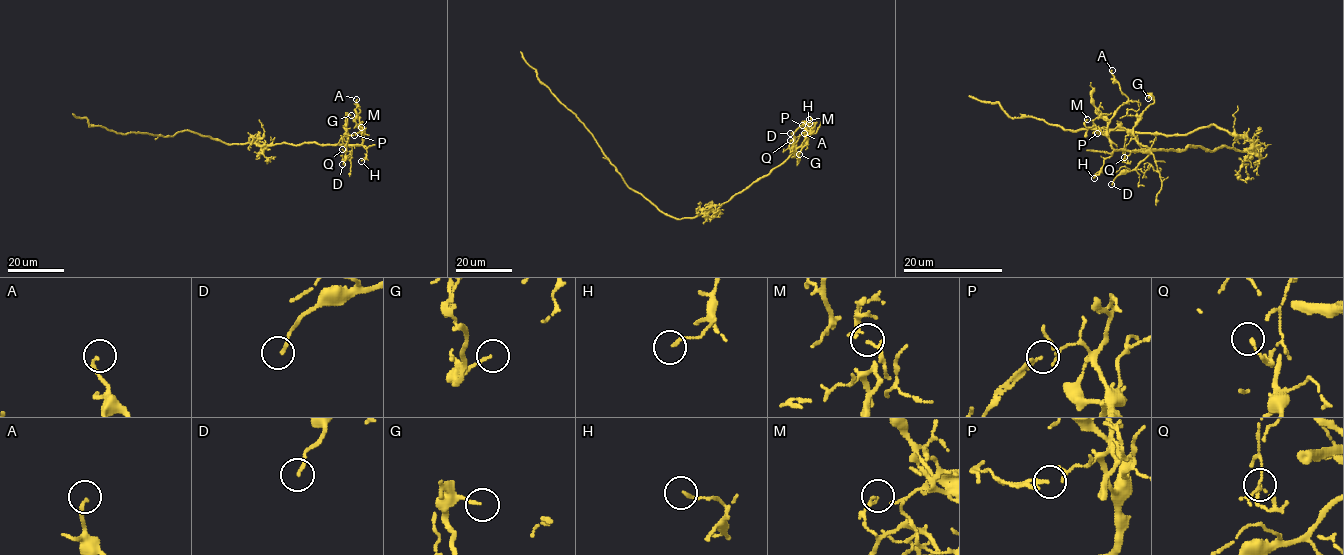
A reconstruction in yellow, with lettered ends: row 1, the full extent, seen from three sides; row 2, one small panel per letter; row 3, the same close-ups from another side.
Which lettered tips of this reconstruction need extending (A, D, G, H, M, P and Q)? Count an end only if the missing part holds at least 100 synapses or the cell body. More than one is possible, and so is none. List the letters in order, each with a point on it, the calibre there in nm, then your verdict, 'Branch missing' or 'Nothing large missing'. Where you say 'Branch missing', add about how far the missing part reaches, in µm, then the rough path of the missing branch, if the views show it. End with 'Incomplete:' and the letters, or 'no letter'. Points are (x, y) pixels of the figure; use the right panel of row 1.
A: Place: (1112, 70). Thickness 130 nm. Nothing large missing
D: Place: (1111, 184). Thickness 130 nm. Nothing large missing
G: Place: (1148, 98). Thickness 120 nm. Nothing large missing
H: Place: (1094, 178). Thickness 140 nm. Nothing large missing
M: Place: (1087, 119). Thickness 150 nm. Nothing large missing
P: Place: (1097, 133). Thickness 110 nm. Nothing large missing
Q: Place: (1124, 157). Thickness 140 nm. Nothing large missing
Incomplete: no letter

